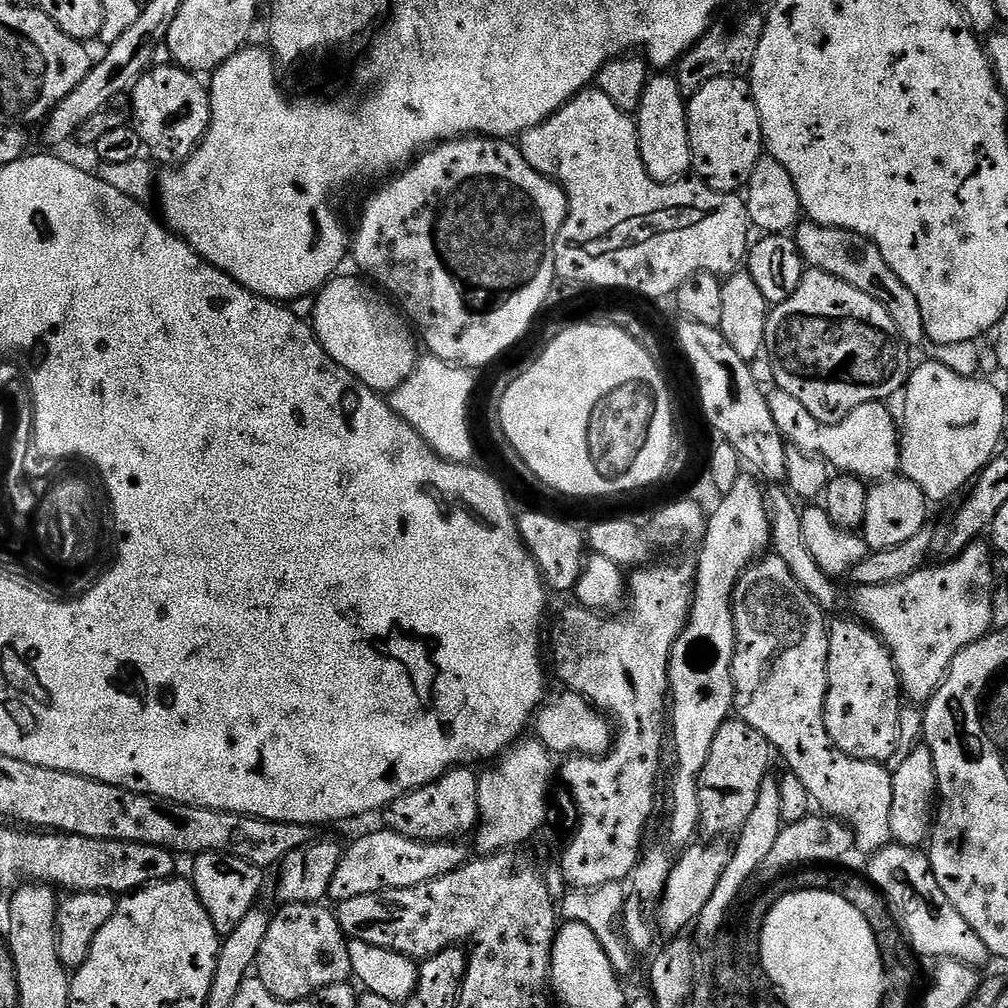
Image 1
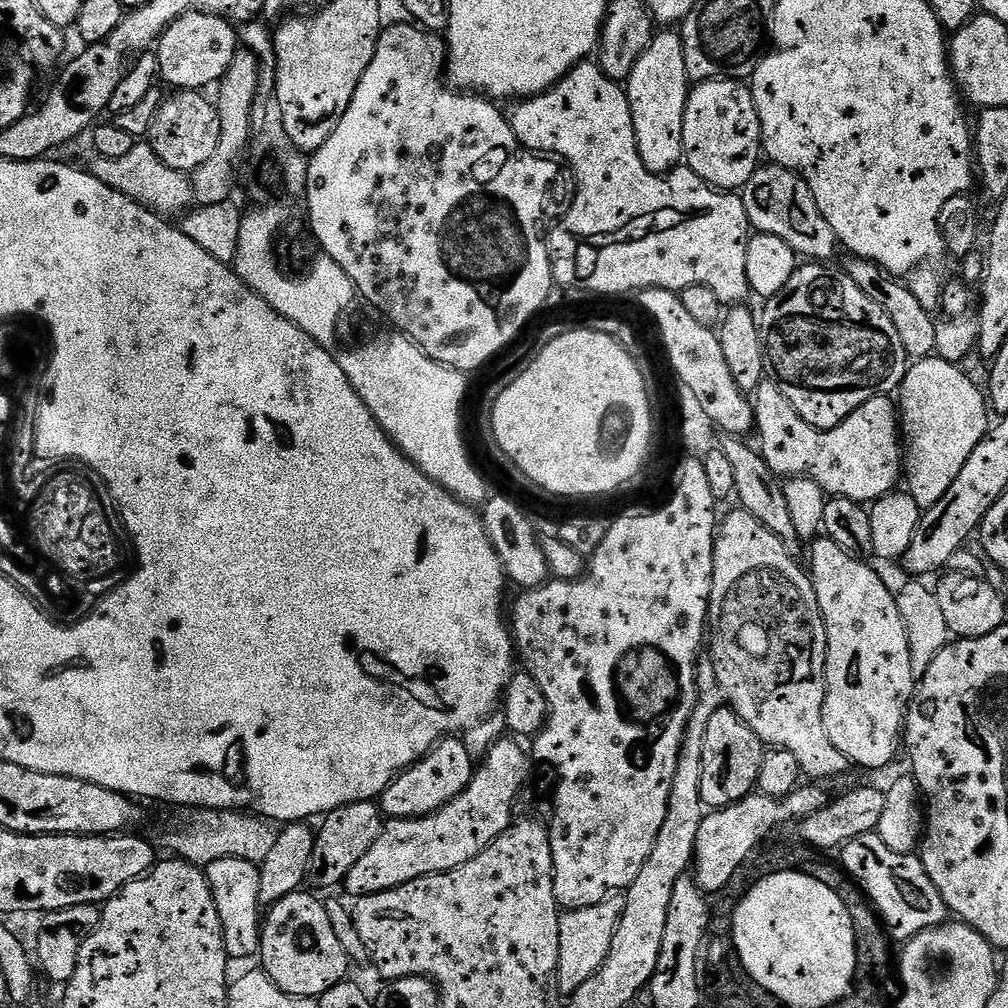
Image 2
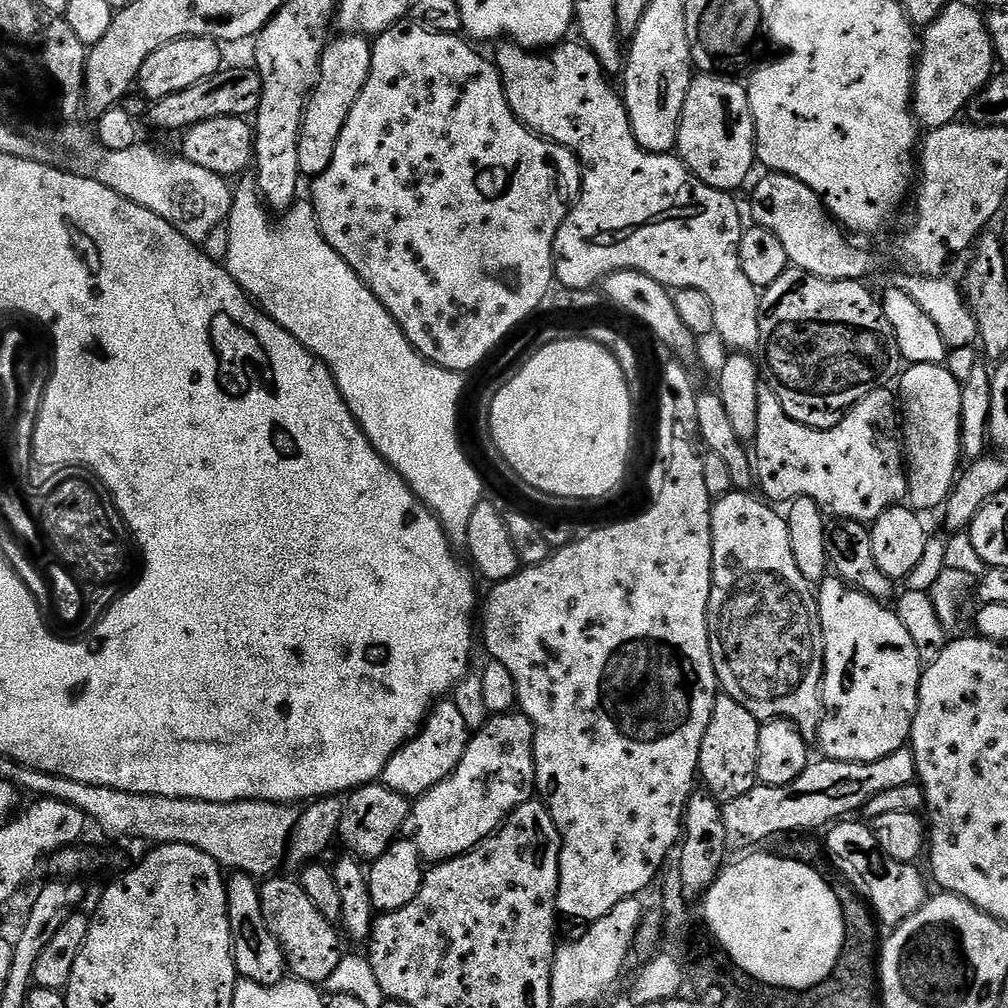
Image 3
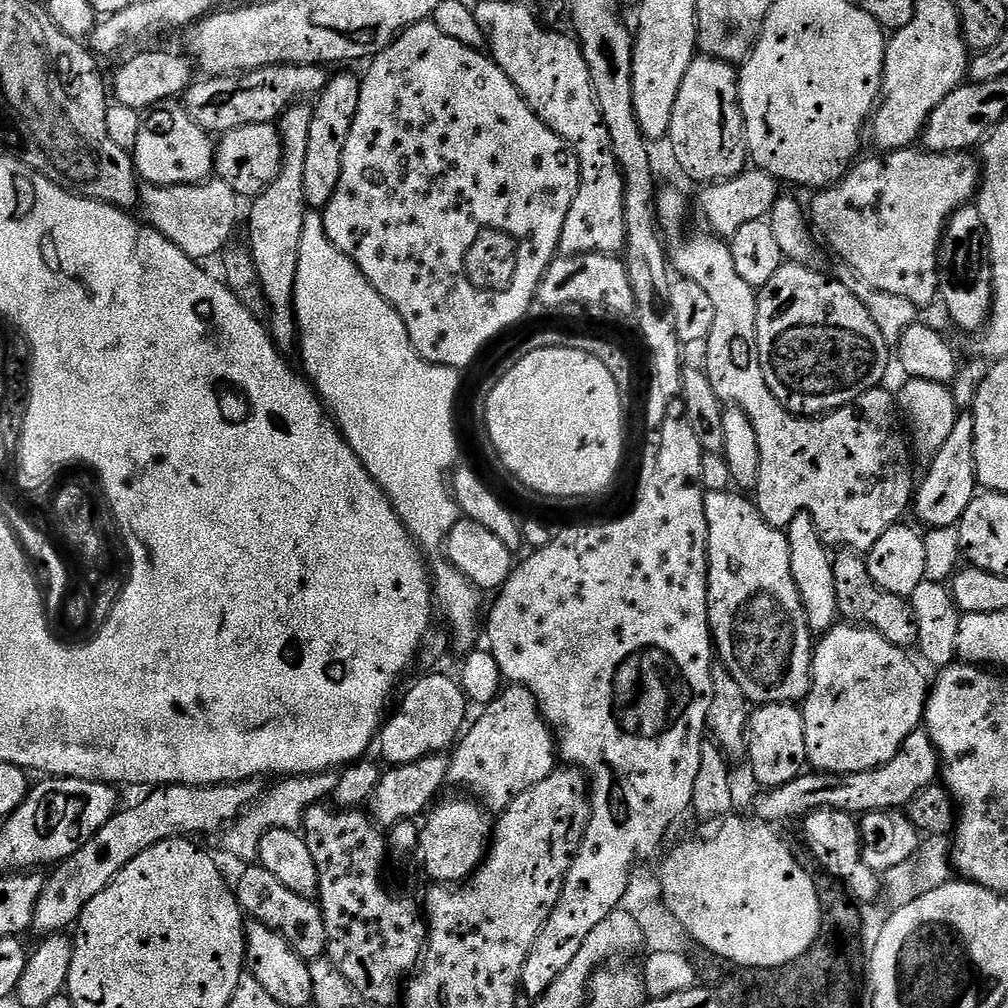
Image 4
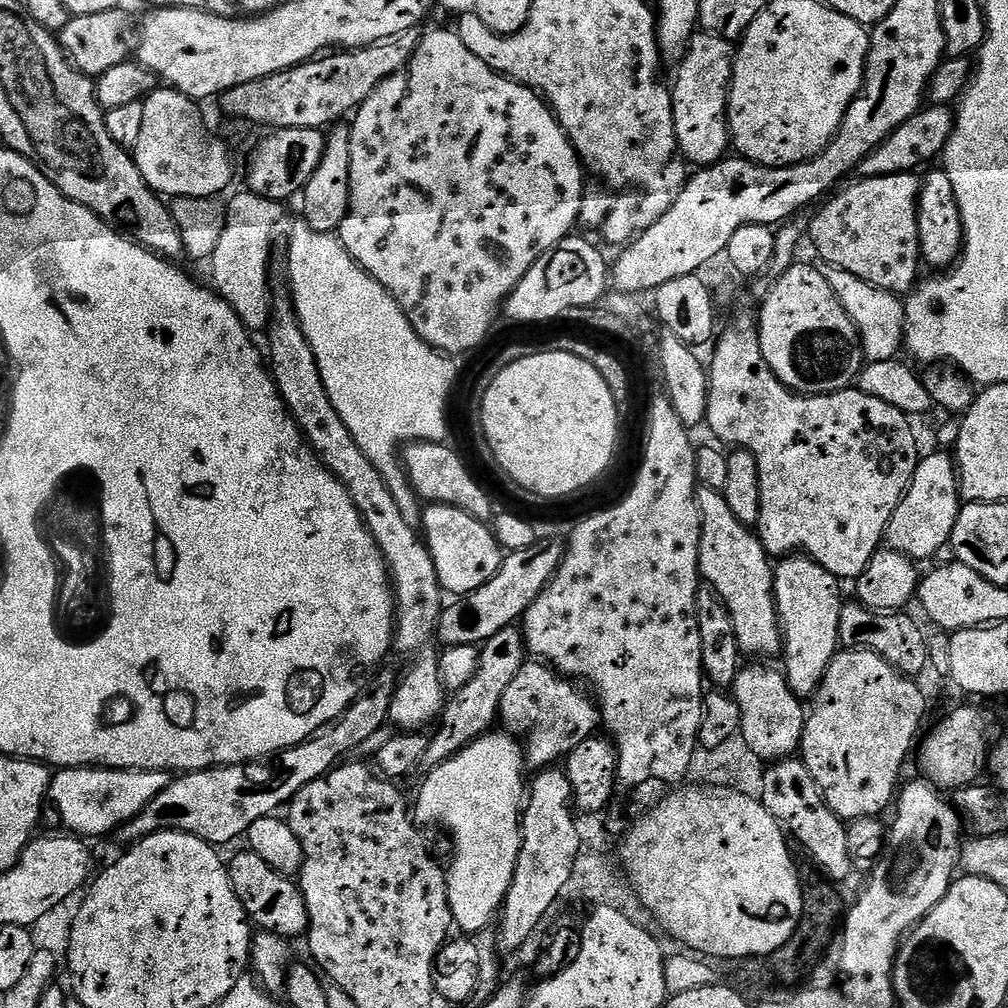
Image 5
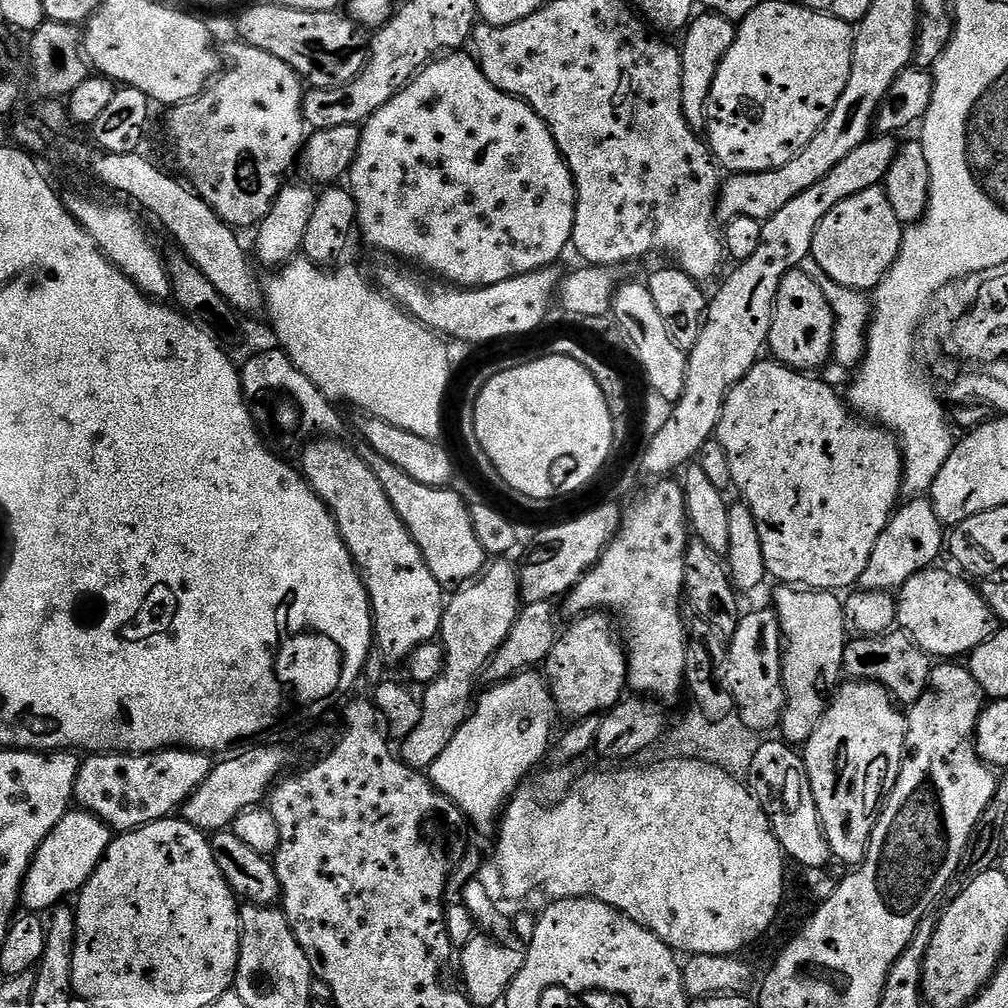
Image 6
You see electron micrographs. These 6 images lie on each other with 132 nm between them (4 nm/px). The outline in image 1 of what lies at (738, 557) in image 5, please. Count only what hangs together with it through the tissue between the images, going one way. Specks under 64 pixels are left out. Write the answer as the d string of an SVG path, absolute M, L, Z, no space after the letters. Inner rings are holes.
M765 554L751 564L746 571L740 575L736 588L732 592L732 621L734 622L734 634L736 635L736 645L734 646L734 656L732 658L732 685L736 691L734 701L734 712L739 719L744 720L750 726L754 726L754 730L758 730L765 738L768 739L769 745L788 763L787 771L793 776L802 778L802 786L806 786L811 803L816 804L821 813L830 816L834 820L840 820L843 824L847 824L848 829L852 832L852 839L857 849L861 848L864 854L871 854L885 848L892 840L890 828L890 808L891 808L891 784L892 773L888 772L883 763L874 760L859 760L853 756L847 756L842 750L838 750L833 744L828 731L826 730L826 722L824 721L824 699L828 693L828 629L829 621L824 621L826 616L825 609L818 607L814 602L814 598L810 598L810 594L806 594L806 590L802 590L802 586L798 586L798 582L794 582L794 574L790 574L790 566L786 566L786 562L782 562L782 558L778 558L775 554Z

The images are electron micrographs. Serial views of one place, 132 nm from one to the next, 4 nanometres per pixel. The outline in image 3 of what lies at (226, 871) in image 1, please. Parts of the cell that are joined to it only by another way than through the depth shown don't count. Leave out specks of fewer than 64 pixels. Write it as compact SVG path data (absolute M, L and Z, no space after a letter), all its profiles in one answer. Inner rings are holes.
M233 871L226 880L228 886L228 917L232 935L232 957L236 960L236 971L241 977L259 984L281 984L288 972L288 963L282 950L262 918L260 884L244 872Z

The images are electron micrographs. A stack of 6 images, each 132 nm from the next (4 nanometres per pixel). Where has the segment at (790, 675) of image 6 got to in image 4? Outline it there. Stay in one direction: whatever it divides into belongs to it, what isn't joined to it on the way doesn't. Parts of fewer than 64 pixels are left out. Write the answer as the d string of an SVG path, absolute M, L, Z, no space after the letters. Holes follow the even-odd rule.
M799 512L788 523L786 535L790 546L790 570L794 574L794 586L798 586L802 606L806 610L808 625L811 626L813 633L829 632L840 616L838 590L834 590L834 566L829 549L820 537L815 520L808 512Z

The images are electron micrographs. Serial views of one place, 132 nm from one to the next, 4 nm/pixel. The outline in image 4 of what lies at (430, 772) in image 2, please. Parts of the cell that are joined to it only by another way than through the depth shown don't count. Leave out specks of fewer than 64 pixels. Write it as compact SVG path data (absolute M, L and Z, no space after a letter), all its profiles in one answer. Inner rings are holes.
M424 674L424 677L405 694L400 709L385 719L378 733L381 756L379 759L385 765L409 764L427 756L447 753L465 731L464 715L467 714L468 708L470 709L468 697L453 677L451 680L448 676L430 675L434 674Z

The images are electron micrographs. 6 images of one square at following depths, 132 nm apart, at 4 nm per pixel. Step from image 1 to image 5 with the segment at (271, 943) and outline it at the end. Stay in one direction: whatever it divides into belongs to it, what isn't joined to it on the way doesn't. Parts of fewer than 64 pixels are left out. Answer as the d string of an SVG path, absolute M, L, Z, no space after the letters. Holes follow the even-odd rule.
M243 850L233 860L227 861L228 877L234 886L234 894L238 894L238 902L246 910L249 920L257 929L274 932L285 938L303 937L308 931L308 911L300 885L295 879L275 872L258 854L251 850Z

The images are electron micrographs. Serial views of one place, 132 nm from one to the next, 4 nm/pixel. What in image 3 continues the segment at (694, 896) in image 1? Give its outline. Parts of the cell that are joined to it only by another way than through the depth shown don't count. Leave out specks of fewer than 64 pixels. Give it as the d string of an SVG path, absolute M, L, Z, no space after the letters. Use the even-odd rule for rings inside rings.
M905 746L899 748L894 754L890 754L886 758L878 758L878 762L870 762L869 764L859 764L858 762L842 762L841 760L830 760L827 758L820 758L820 761L809 763L808 768L804 771L801 776L794 778L794 782L790 782L786 786L766 786L760 784L757 787L751 788L746 794L742 794L742 798L734 798L733 800L727 801L723 805L724 809L724 825L726 826L726 834L728 835L729 841L735 842L737 840L740 844L756 844L752 846L760 846L763 840L771 841L778 834L787 832L789 834L800 834L805 830L804 828L821 828L821 830L827 829L829 826L856 814L856 811L867 809L870 798L874 798L878 794L882 794L882 790L895 790L898 786L906 786L907 784L917 783L916 779L916 759L912 753L911 747Z

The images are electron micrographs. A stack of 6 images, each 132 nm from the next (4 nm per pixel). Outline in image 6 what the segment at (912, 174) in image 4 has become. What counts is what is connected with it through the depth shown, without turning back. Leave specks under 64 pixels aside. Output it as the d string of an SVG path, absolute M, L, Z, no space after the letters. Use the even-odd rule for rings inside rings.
M883 187L862 190L862 194L838 202L838 206L822 218L814 234L812 255L838 286L868 294L884 281L884 275L900 256L904 229Z

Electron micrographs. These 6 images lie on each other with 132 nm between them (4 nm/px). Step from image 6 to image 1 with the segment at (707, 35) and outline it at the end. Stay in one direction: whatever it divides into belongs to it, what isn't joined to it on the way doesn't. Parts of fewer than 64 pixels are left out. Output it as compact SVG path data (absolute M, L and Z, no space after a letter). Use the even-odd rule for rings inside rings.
M744 76L714 78L699 88L687 105L692 172L714 190L739 193L765 151L751 83Z

